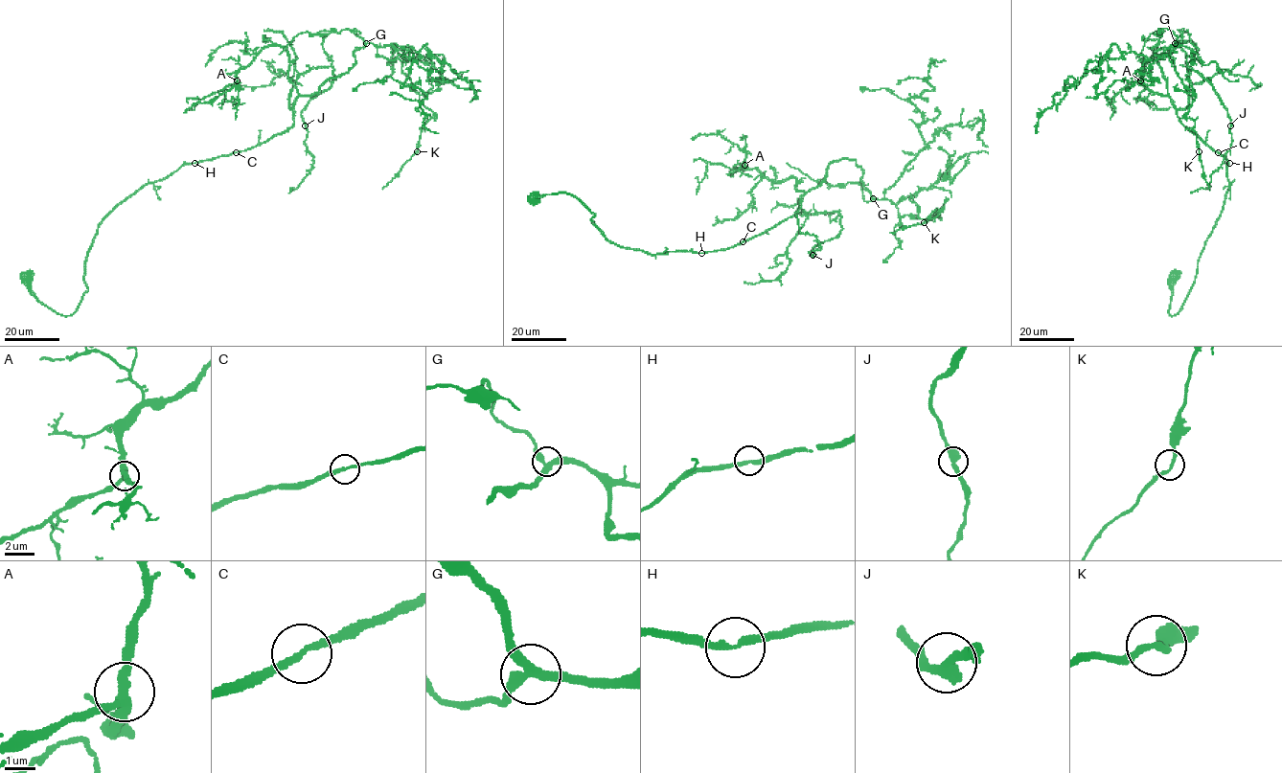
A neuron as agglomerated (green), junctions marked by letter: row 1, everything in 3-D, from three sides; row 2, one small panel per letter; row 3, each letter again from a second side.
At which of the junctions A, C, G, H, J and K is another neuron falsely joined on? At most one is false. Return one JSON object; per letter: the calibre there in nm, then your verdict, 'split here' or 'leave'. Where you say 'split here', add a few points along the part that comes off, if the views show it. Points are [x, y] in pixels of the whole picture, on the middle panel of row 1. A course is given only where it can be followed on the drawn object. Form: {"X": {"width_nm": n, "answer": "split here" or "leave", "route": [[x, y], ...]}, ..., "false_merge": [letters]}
{"A": {"width_nm": 320, "answer": "leave"}, "C": {"width_nm": 200, "answer": "leave"}, "G": {"width_nm": 320, "answer": "leave"}, "H": {"width_nm": 200, "answer": "leave"}, "J": {"width_nm": 400, "answer": "leave"}, "K": {"width_nm": 200, "answer": "leave"}, "false_merge": []}

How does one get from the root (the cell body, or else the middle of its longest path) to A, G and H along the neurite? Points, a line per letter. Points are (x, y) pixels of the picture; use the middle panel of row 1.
A: (536, 198), (574, 195), (621, 246), (717, 251), (791, 217), (806, 193), (793, 177), (771, 181), (744, 165)
G: (536, 198), (574, 195), (607, 239), (651, 255), (761, 235), (843, 158), (860, 167), (873, 198)
H: (536, 198), (560, 193), (574, 195), (595, 215), (591, 219), (605, 237), (621, 246), (651, 255), (701, 253)

